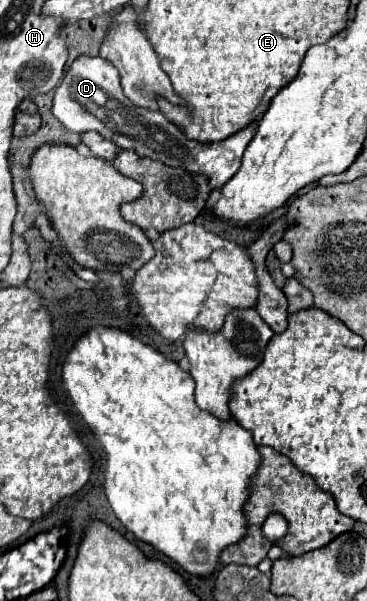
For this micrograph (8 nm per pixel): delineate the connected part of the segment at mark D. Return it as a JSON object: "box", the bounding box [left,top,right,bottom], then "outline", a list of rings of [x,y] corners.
{"box":[52,56,258,190],"outline":[[[80,56],[72,62],[60,86],[56,88],[52,112],[72,132],[84,134],[88,130],[94,130],[104,138],[112,140],[122,150],[134,150],[142,158],[150,158],[172,168],[184,168],[188,172],[206,174],[210,176],[214,190],[220,190],[238,172],[242,154],[258,126],[258,124],[248,126],[240,130],[240,134],[234,134],[232,138],[228,138],[226,142],[202,146],[200,142],[186,138],[186,134],[180,128],[176,128],[170,120],[166,120],[162,112],[150,112],[150,110],[132,106],[132,102],[124,98],[118,70],[100,56],[96,58]]]}

